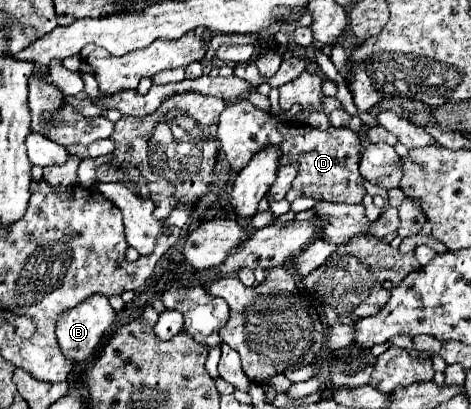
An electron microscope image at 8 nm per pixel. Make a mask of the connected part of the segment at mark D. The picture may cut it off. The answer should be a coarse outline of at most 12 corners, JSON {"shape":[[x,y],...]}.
{"shape":[[248,100],[220,114],[234,170],[276,144],[304,196],[358,204],[360,136],[278,122]]}

